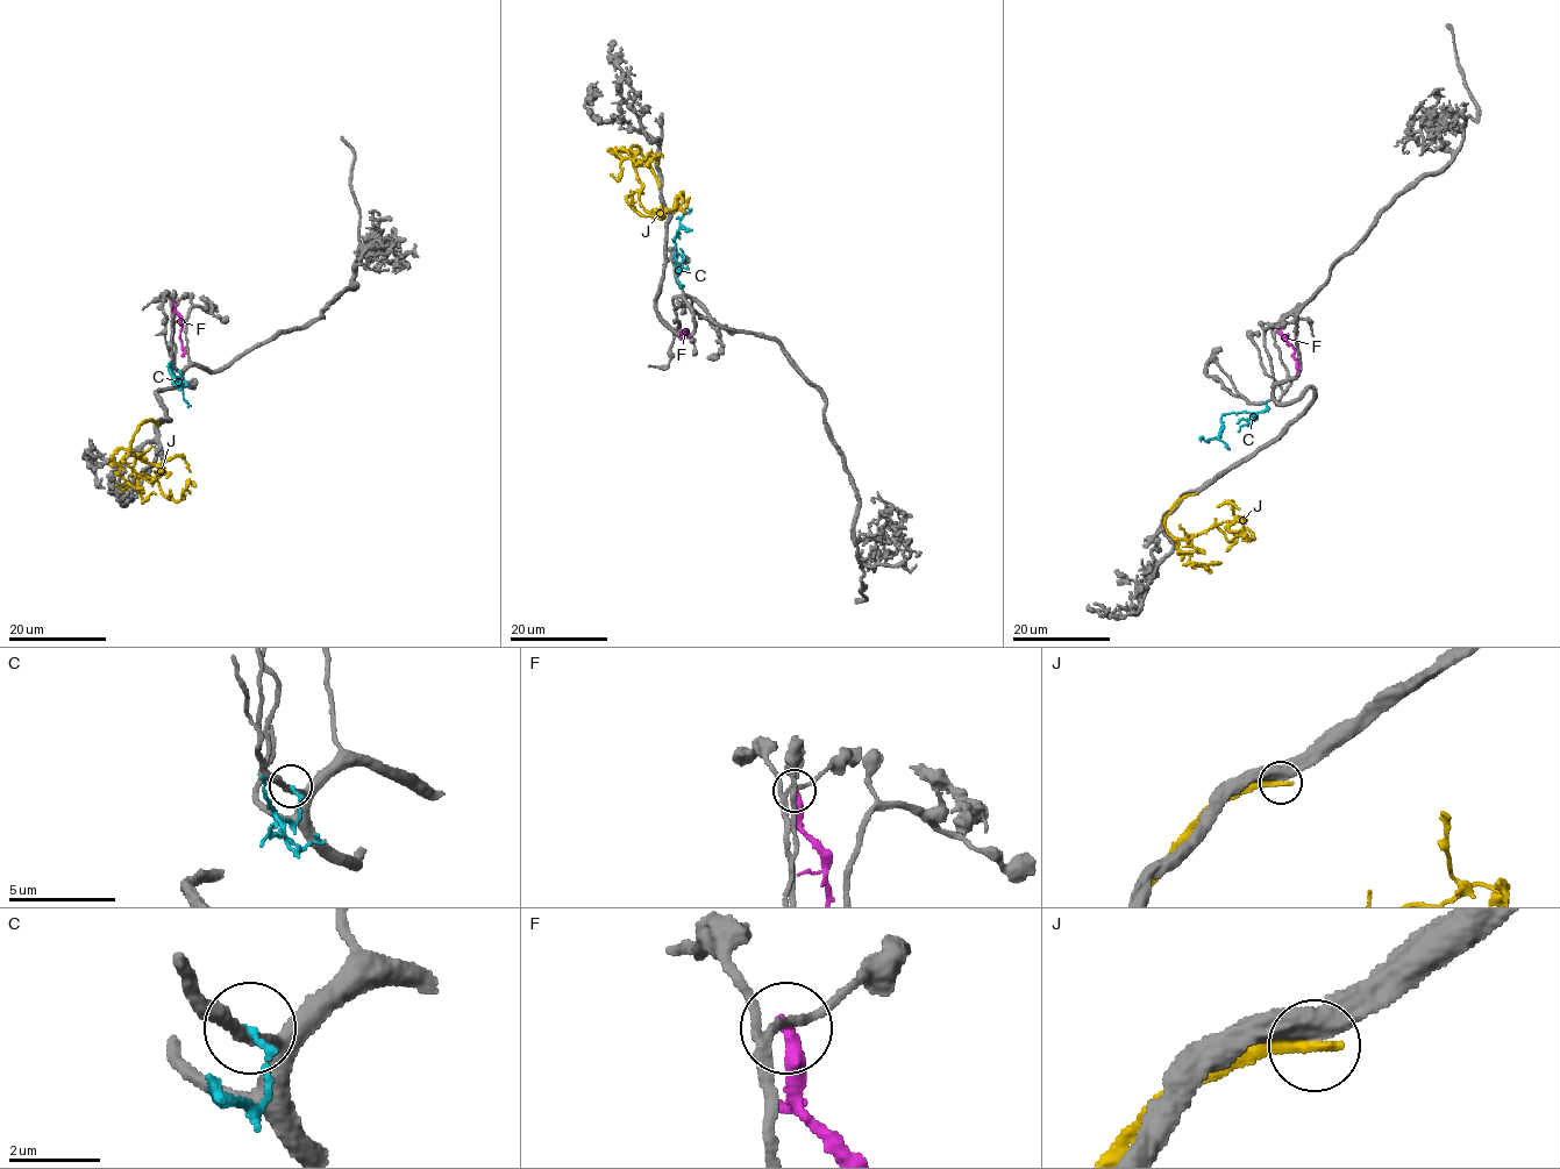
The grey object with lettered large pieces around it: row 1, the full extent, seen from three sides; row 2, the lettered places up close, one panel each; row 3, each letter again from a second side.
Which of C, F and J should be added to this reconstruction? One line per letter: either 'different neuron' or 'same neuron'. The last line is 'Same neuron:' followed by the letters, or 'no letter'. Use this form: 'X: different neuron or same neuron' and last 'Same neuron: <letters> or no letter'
C: different neuron
F: different neuron
J: different neuron
Same neuron: no letter

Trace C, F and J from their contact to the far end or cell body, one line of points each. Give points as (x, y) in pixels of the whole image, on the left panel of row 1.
C: (179, 370), (180, 376), (175, 378), (168, 363), (173, 382), (191, 406)
F: (173, 303), (179, 318), (182, 356)
J: (157, 425), (139, 428), (130, 448), (144, 460), (132, 477), (150, 477), (175, 500), (192, 485)

